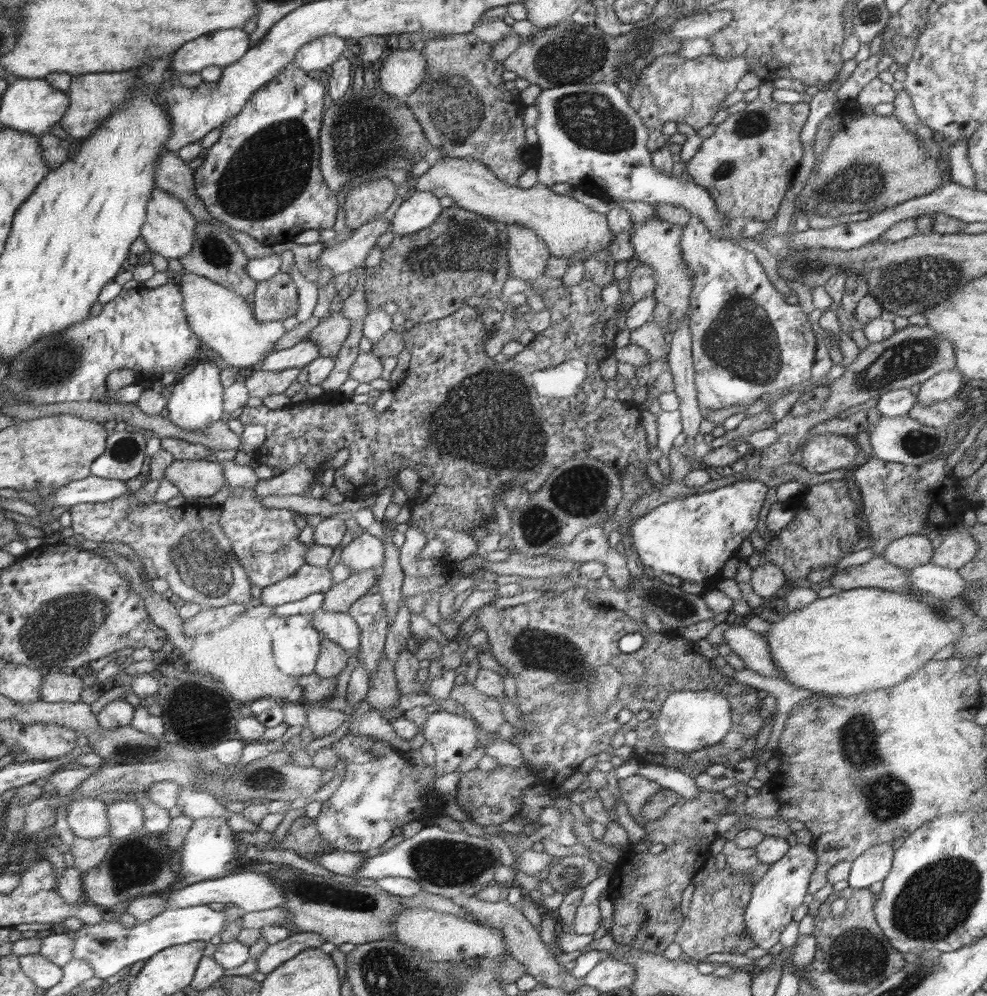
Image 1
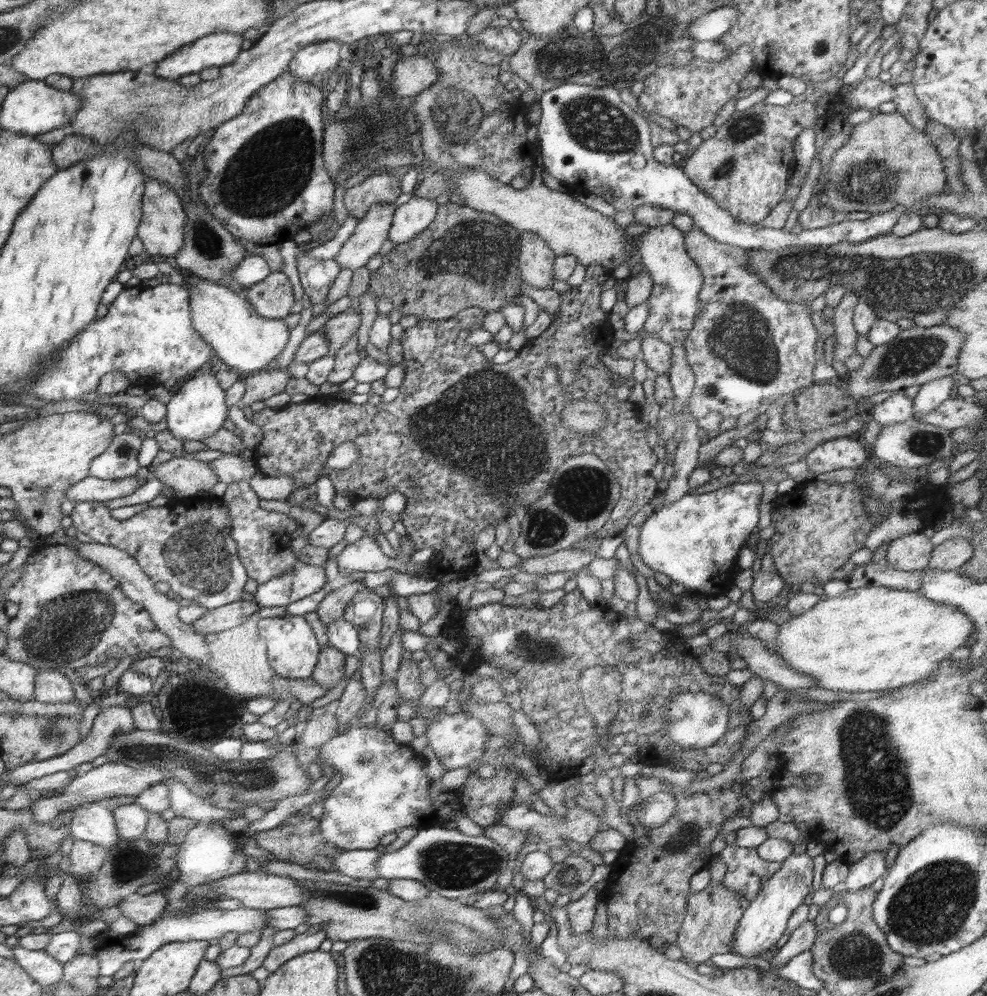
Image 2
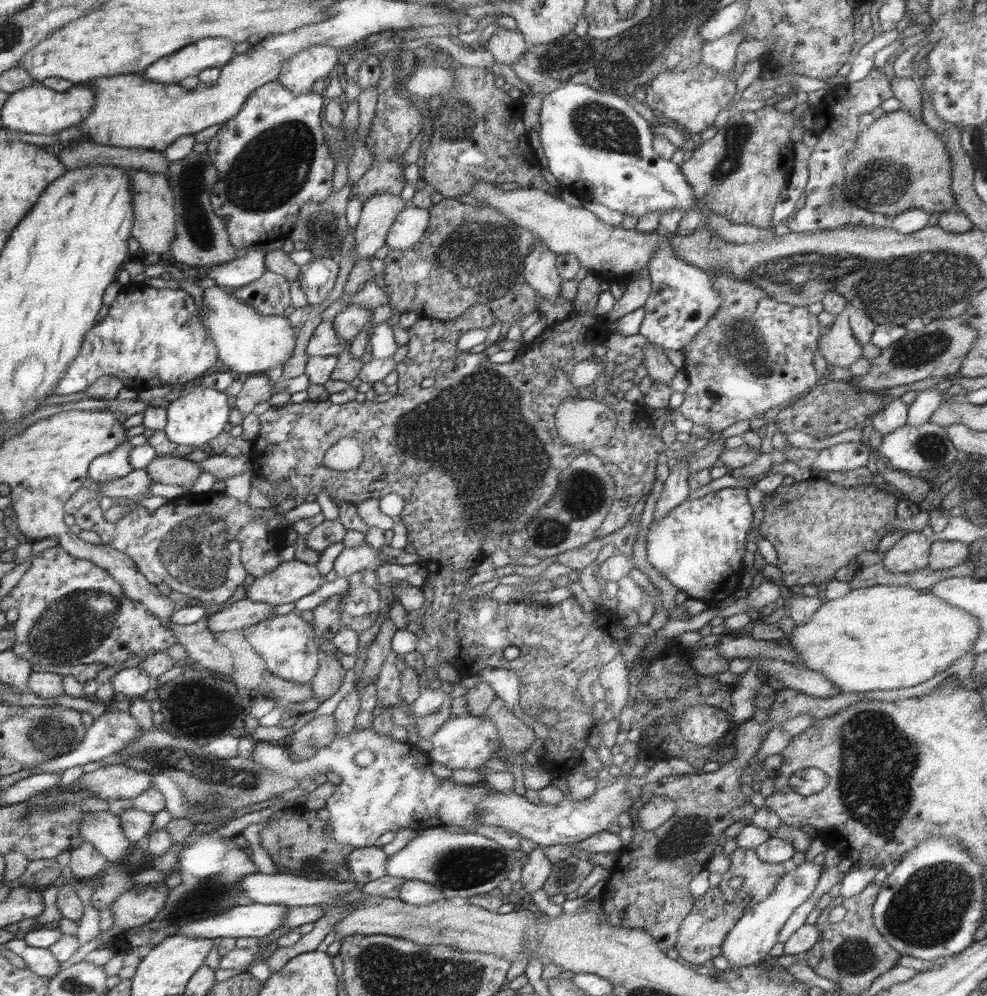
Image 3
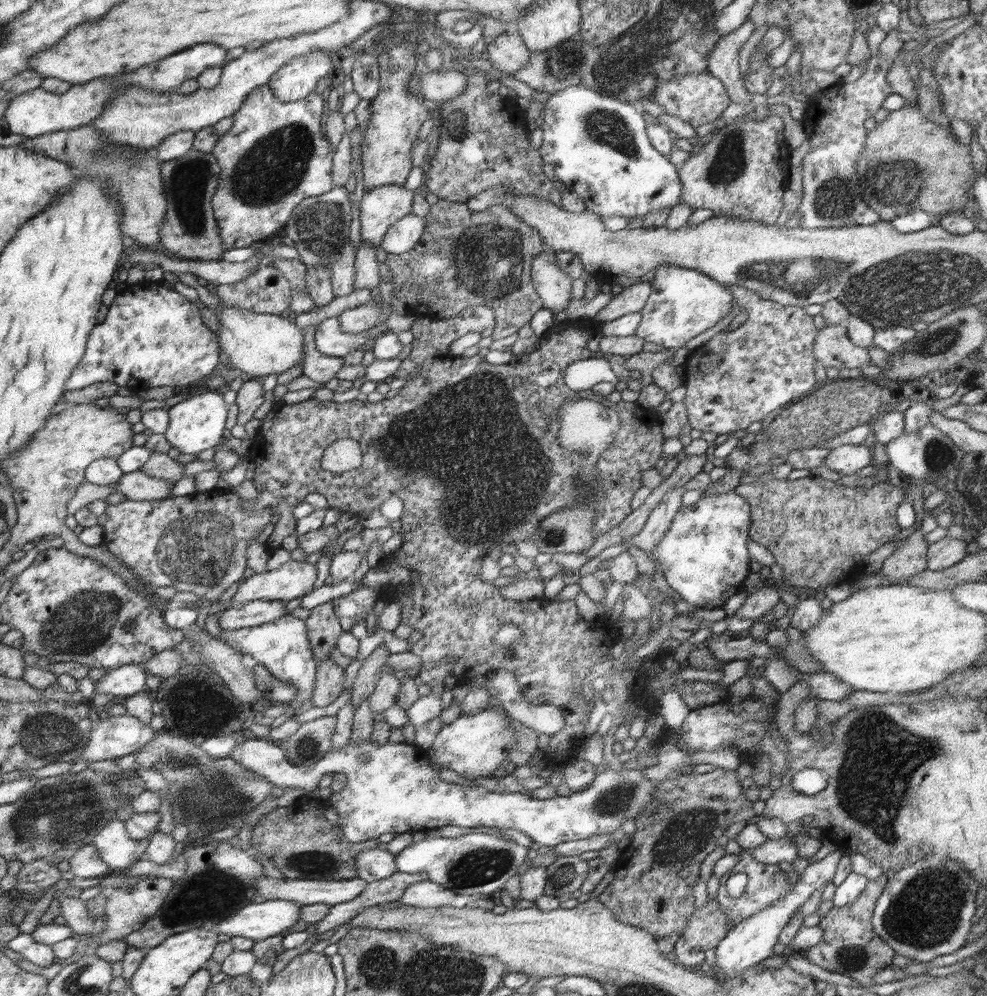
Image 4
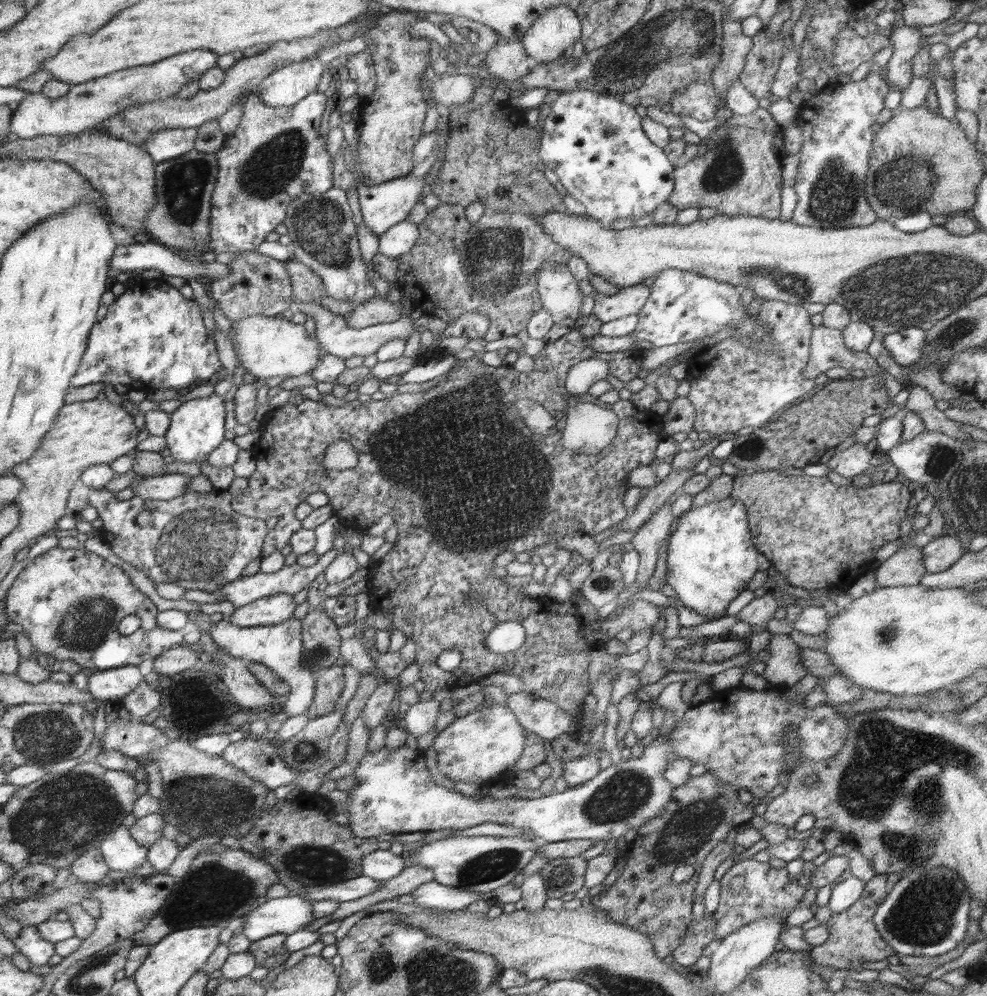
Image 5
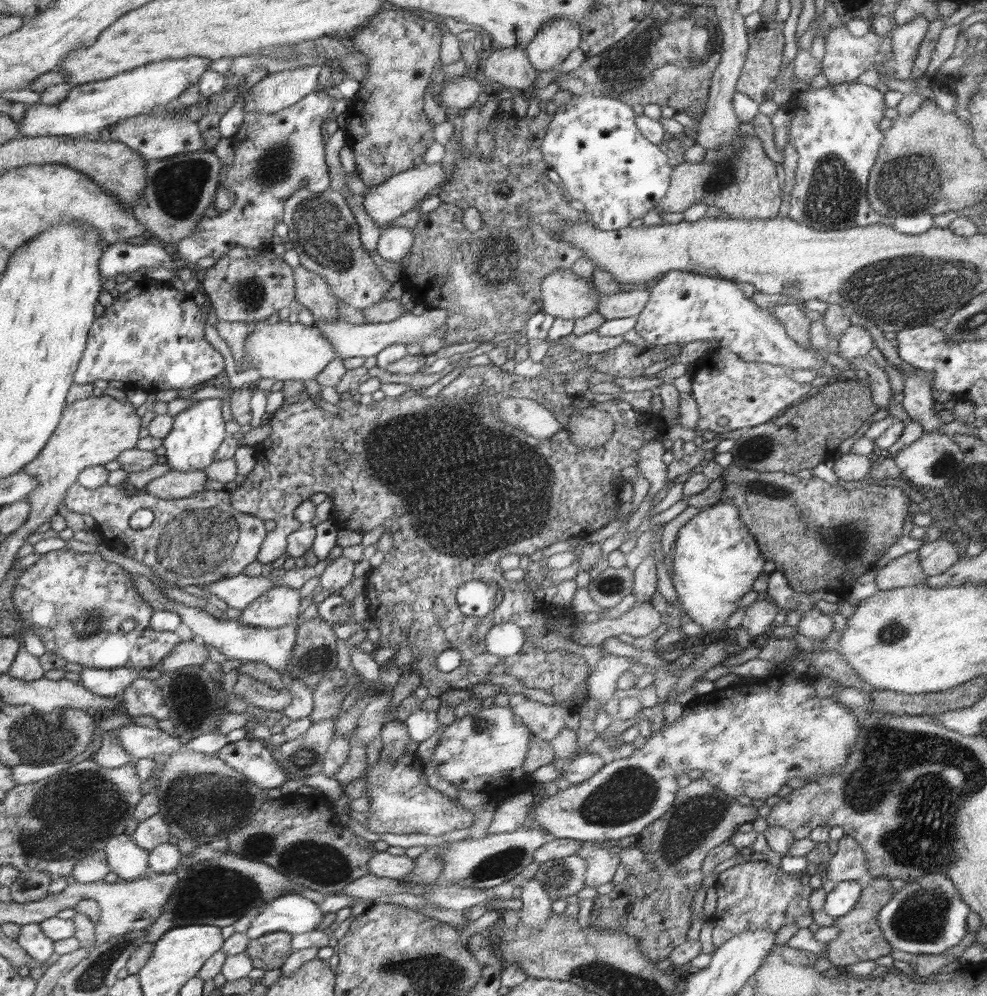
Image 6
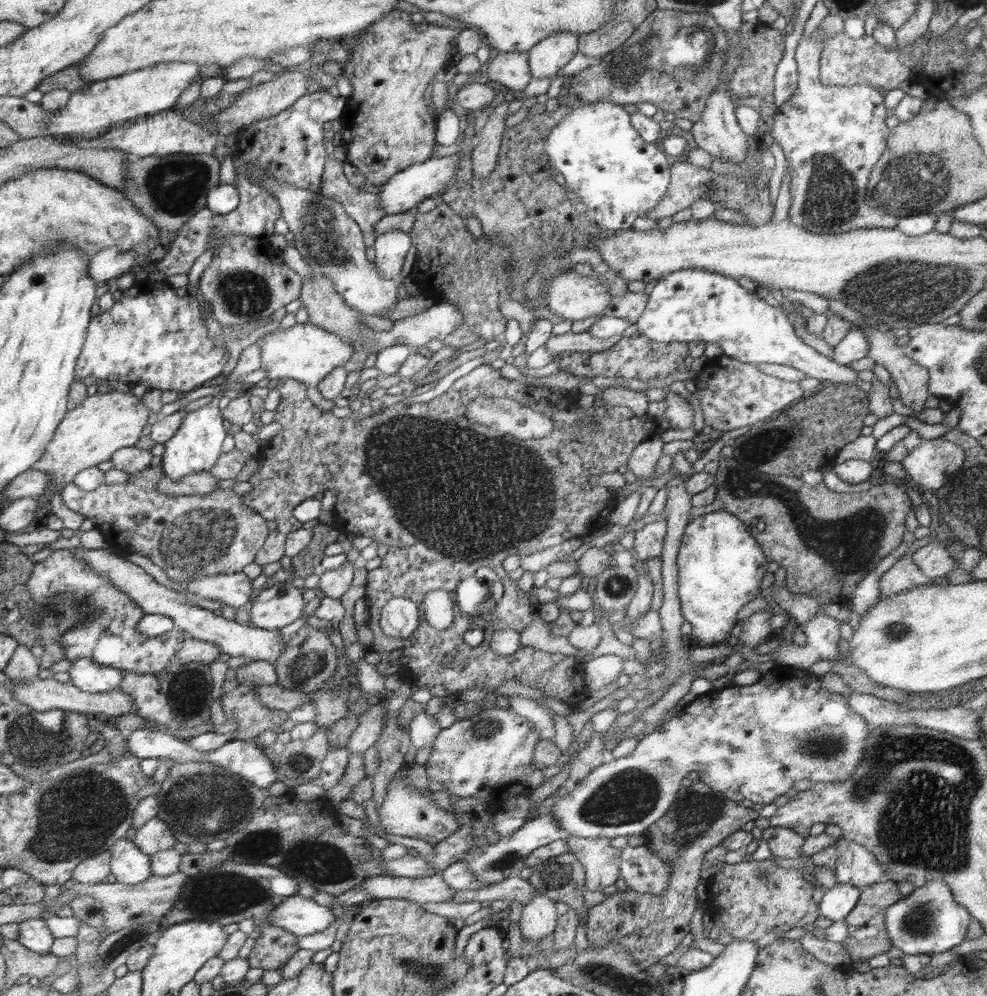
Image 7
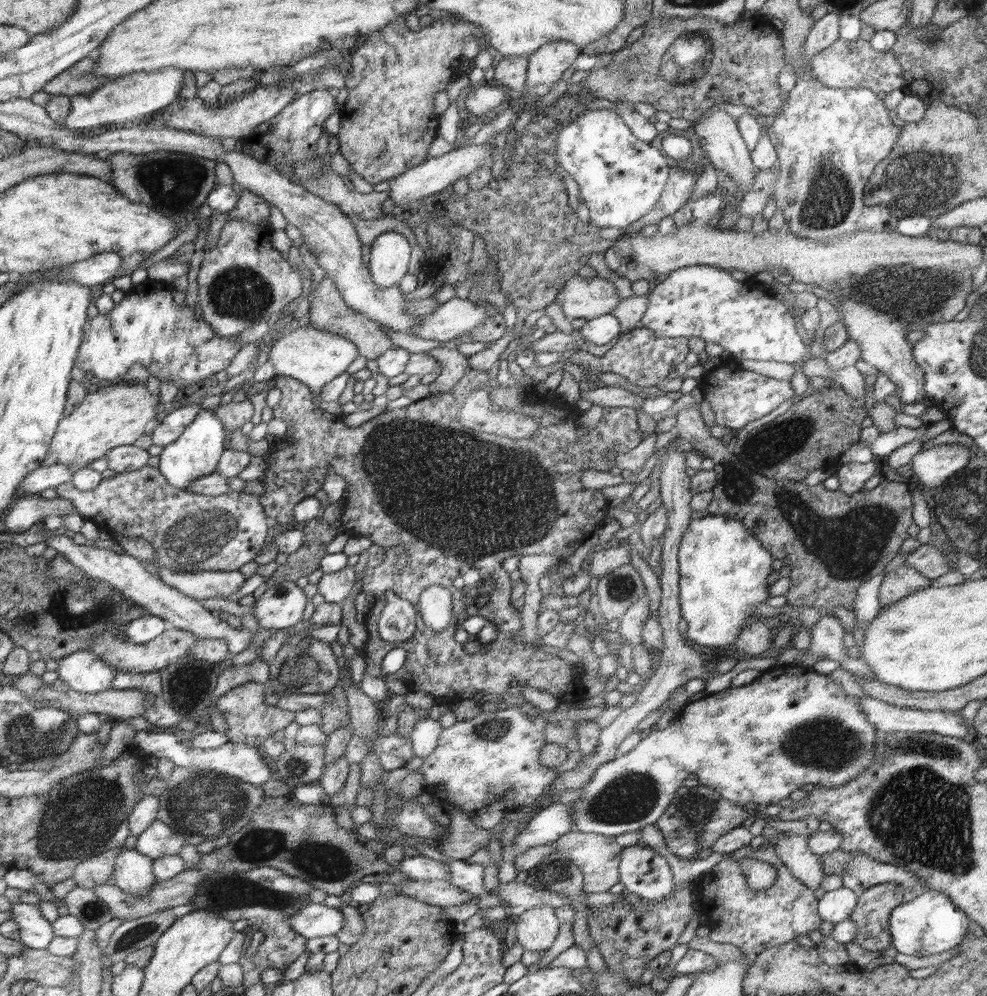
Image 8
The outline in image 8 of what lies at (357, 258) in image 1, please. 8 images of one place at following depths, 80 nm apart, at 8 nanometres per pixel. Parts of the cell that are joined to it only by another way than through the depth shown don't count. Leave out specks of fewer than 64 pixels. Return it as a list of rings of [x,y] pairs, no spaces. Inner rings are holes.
[[[486,143],[478,146],[457,147],[455,150],[448,152],[448,154],[426,160],[426,162],[422,162],[422,165],[414,166],[414,169],[392,178],[389,198],[394,200],[397,212],[405,213],[406,205],[415,208],[416,205],[419,205],[422,198],[444,190],[450,184],[453,185],[456,180],[460,180],[460,178],[467,177],[469,174],[478,171],[478,169],[482,169],[484,165],[492,165],[494,163],[495,150],[495,147],[490,148]]]

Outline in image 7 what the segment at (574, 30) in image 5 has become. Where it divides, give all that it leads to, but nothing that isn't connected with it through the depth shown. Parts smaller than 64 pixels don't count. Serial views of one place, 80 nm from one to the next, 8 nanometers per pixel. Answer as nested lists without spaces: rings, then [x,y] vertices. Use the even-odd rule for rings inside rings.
[[[571,33],[550,35],[528,53],[534,79],[554,78],[578,54],[579,38]]]

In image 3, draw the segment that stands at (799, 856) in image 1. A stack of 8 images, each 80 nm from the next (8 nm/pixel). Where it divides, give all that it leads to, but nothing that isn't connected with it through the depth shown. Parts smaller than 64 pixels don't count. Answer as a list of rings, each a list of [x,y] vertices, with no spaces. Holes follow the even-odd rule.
[[[804,861],[796,866],[791,862],[787,863],[786,871],[771,895],[744,912],[722,942],[721,955],[730,964],[727,970],[759,965],[760,962],[765,961],[772,946],[779,942],[779,936],[786,920],[800,904],[804,904],[809,899],[825,870],[826,866],[816,864],[814,861]]]

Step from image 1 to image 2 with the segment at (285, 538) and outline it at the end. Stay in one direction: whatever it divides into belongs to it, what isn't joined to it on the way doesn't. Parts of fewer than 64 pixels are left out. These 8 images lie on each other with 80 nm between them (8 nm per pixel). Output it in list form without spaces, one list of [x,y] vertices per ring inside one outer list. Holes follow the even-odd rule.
[[[249,481],[235,482],[228,485],[222,500],[229,510],[232,538],[237,542],[238,556],[244,564],[248,576],[260,584],[270,582],[272,578],[284,574],[298,562],[298,555],[292,553],[292,533],[296,531],[298,521],[294,517],[276,511],[260,508],[259,497],[250,487]]]

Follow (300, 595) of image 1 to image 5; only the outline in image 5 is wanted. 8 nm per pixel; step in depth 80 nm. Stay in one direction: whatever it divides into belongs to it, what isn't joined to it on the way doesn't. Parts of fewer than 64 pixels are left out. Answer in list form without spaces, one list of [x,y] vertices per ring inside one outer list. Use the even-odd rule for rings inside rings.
[[[331,549],[309,568],[294,563],[285,565],[274,574],[264,574],[260,571],[254,576],[242,576],[226,585],[221,592],[224,593],[225,600],[230,601],[236,608],[242,608],[273,594],[286,593],[294,596],[300,590],[309,588],[316,577],[324,573],[328,564],[330,565],[341,553],[342,550]]]

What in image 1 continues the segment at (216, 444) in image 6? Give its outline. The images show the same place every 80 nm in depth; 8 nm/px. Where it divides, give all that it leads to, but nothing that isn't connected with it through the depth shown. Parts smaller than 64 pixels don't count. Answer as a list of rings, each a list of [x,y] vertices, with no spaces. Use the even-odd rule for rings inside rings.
[[[210,358],[210,361],[199,362],[190,371],[190,374],[174,382],[174,388],[168,397],[168,418],[182,430],[204,430],[213,422],[226,418],[226,414],[231,414],[224,410],[224,390],[226,388],[222,386],[220,380],[224,363],[214,360]]]

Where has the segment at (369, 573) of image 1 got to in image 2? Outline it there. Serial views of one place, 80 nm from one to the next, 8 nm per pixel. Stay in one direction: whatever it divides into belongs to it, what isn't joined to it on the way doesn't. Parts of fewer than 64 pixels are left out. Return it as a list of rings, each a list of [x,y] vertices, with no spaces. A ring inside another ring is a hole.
[[[349,580],[342,588],[332,589],[320,601],[318,608],[315,610],[323,625],[330,625],[333,620],[343,618],[346,606],[348,606],[352,597],[362,589],[366,589],[366,586],[362,581],[358,582],[356,580]]]

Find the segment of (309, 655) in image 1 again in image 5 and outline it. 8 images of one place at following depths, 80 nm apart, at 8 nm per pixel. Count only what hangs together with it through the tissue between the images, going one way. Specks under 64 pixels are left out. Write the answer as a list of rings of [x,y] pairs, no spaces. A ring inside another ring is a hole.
[[[192,612],[192,619],[194,624],[200,628],[200,632],[204,631],[210,634],[212,642],[222,651],[226,651],[230,657],[241,658],[246,662],[264,663],[284,682],[288,683],[290,692],[284,699],[283,712],[286,712],[290,717],[306,714],[309,706],[313,703],[316,679],[302,660],[304,645],[302,645],[302,623],[300,619],[292,617],[278,625],[244,628],[236,626],[226,619],[213,624],[209,615],[200,612]]]

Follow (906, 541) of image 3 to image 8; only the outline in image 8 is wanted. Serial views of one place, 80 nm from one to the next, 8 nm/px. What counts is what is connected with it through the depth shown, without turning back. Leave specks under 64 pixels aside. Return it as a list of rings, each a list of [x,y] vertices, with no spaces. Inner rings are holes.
[[[903,564],[883,579],[878,593],[880,606],[881,608],[890,606],[905,596],[924,590],[929,586],[928,578],[918,573],[914,567]]]

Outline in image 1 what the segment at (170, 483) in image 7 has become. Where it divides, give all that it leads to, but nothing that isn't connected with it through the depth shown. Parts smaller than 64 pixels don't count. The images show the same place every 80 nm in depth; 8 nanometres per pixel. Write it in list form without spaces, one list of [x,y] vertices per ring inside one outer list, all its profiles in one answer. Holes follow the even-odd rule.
[[[90,475],[88,478],[70,482],[69,485],[57,489],[44,502],[59,506],[72,507],[82,503],[102,503],[115,500],[128,493],[126,481],[98,478]]]

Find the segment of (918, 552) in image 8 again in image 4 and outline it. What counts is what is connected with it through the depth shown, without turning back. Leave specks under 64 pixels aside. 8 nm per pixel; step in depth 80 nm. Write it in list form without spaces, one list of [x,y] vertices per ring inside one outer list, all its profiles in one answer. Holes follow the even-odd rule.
[[[946,536],[928,546],[927,570],[942,571],[962,562],[968,556],[967,542]]]

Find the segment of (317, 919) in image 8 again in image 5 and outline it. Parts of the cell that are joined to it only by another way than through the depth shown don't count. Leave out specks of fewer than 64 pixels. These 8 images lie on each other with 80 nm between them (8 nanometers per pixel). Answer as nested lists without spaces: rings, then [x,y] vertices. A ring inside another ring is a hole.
[[[300,895],[268,898],[268,901],[256,909],[251,907],[243,912],[242,917],[242,933],[253,944],[266,937],[304,930],[315,919],[313,903]]]

